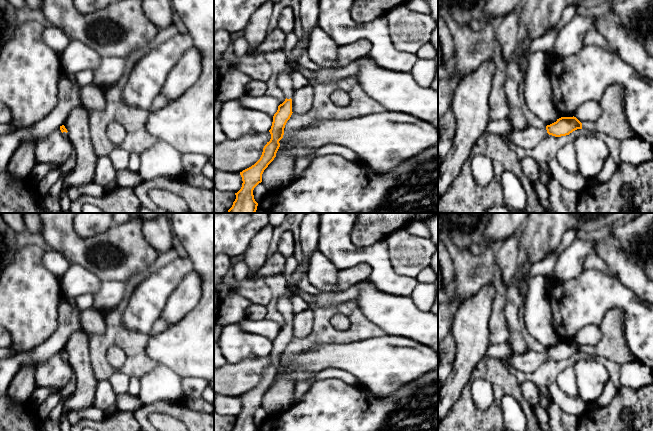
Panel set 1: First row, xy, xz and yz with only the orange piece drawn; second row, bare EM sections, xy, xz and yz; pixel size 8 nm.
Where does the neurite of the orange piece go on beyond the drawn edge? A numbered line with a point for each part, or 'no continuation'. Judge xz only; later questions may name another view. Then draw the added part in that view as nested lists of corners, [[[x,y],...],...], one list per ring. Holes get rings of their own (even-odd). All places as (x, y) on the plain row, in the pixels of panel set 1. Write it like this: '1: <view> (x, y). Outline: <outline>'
1: xz (284, 304). Outline: [[[287,287],[284,293],[278,297],[277,308],[280,314],[284,317],[285,322],[292,322],[294,310],[291,302],[291,297],[294,295],[291,287]]]

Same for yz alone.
1: yz (528, 362). Outline: [[[528,351],[521,355],[515,354],[514,357],[506,361],[503,360],[503,362],[507,367],[512,366],[525,374],[531,374],[536,371],[547,358],[546,353]]]

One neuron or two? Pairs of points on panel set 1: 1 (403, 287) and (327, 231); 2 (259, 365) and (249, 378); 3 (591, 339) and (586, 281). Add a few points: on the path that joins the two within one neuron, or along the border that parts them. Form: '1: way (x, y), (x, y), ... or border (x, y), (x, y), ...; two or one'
1: way (382, 269), (368, 255), (346, 255), (341, 251); one
2: way (256, 368), (249, 375); one
3: border (598, 325), (583, 326), (573, 339); two

